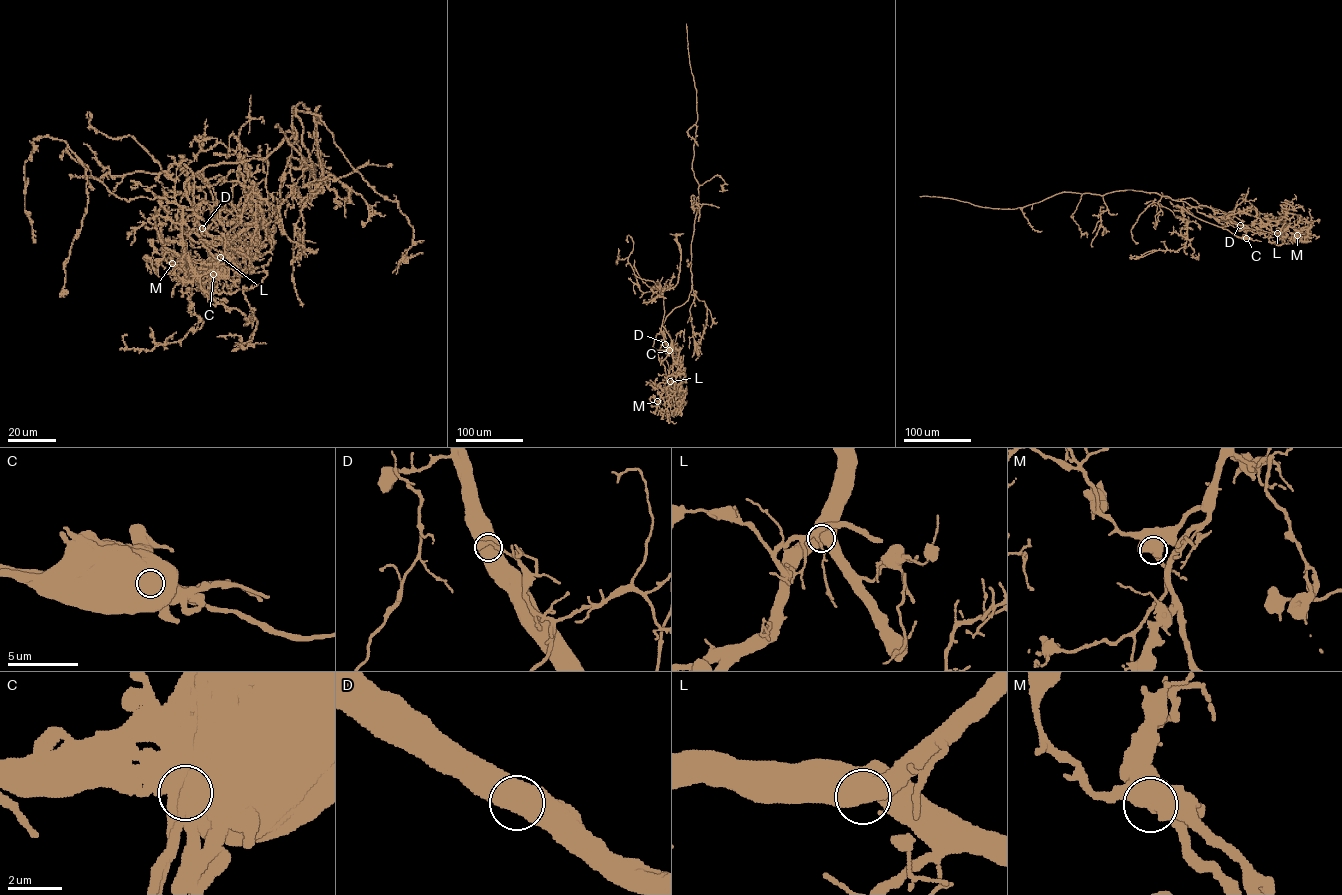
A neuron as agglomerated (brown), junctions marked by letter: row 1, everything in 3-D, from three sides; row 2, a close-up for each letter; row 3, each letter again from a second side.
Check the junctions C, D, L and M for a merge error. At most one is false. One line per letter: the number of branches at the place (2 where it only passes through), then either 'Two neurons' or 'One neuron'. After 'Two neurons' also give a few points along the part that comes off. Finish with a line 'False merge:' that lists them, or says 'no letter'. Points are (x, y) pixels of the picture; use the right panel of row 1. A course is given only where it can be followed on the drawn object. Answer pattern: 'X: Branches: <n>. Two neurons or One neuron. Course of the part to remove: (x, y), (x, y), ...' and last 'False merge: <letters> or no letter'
C: Branches: 1. Two neurons. Course of the part to remove: (1246, 238), (1203, 221), (1182, 207), (1183, 217), (1176, 217), (1153, 202), (1131, 230), (1138, 243)
D: Branches: 1. One neuron
L: Branches: 1. One neuron
M: Branches: 1. One neuron
False merge: C

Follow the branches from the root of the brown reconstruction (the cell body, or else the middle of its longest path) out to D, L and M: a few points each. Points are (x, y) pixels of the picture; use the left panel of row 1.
D: (222, 271), (196, 268), (164, 245), (155, 227), (155, 215), (165, 195), (172, 192), (184, 194), (202, 228)
L: (222, 271), (196, 268), (164, 245), (155, 215), (169, 192), (184, 194), (198, 223), (229, 243), (220, 257)
M: (222, 271), (196, 268), (164, 245), (155, 215), (178, 192), (198, 223), (229, 243), (196, 273), (172, 263)

